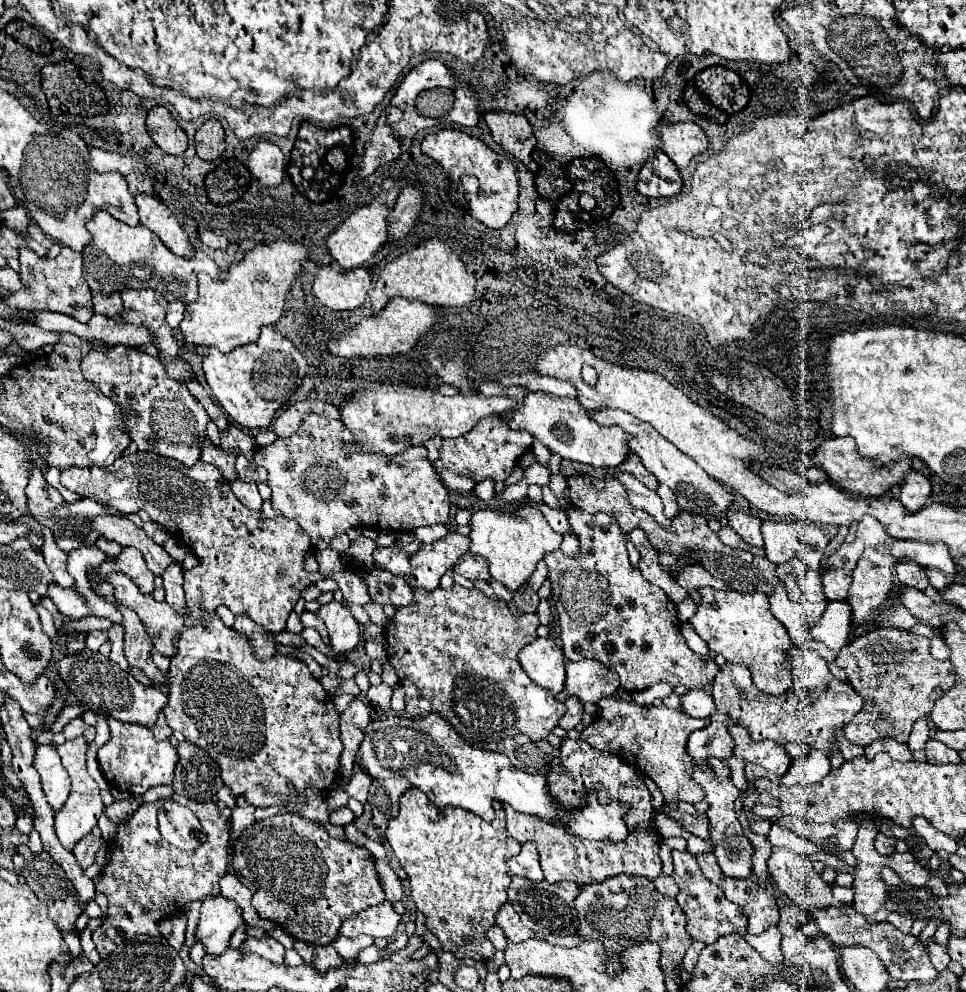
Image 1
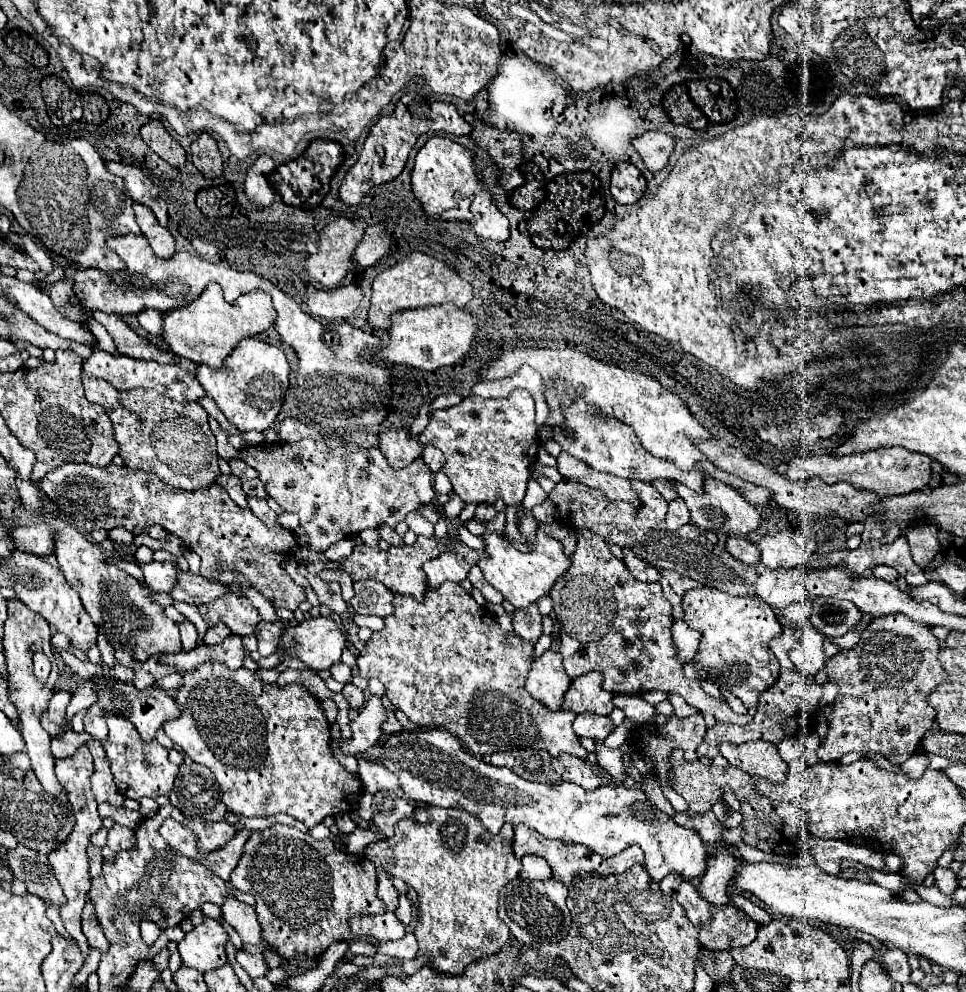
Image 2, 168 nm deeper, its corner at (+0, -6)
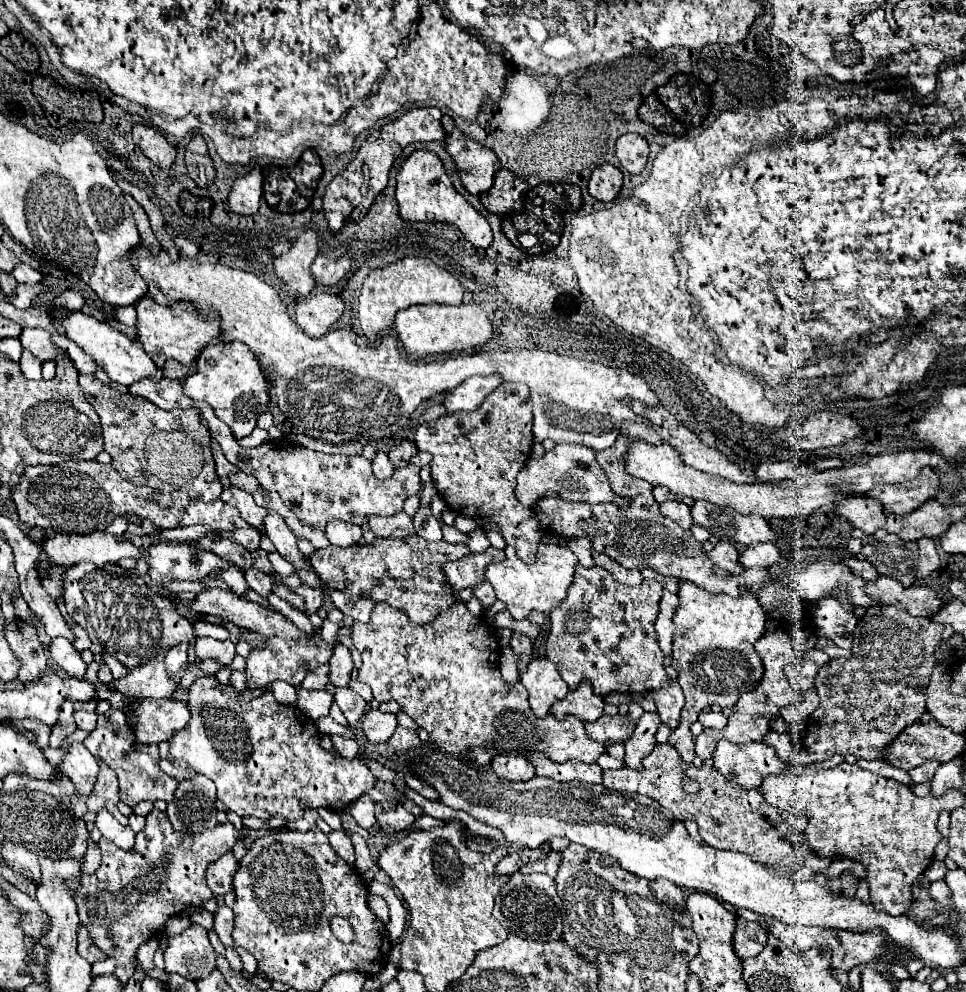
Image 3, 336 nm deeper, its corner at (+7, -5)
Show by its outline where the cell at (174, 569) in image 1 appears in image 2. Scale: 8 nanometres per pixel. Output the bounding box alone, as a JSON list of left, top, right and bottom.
[179,621,199,651]

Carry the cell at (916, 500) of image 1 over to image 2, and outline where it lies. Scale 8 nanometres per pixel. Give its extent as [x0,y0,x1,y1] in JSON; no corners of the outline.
[905,521,939,571]

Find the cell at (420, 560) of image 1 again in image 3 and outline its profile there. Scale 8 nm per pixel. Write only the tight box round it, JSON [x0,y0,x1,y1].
[442,548,504,590]

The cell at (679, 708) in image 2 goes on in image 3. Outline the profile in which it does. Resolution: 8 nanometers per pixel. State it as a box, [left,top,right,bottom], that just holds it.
[652,682,684,728]

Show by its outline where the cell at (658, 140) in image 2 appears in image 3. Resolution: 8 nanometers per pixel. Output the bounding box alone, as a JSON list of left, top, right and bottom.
[616,134,650,174]

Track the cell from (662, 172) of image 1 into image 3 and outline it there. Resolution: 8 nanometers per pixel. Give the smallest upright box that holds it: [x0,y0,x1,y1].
[588,164,624,202]

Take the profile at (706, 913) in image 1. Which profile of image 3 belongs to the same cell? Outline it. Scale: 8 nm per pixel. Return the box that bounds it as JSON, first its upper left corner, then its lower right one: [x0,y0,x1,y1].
[732,918,768,958]

